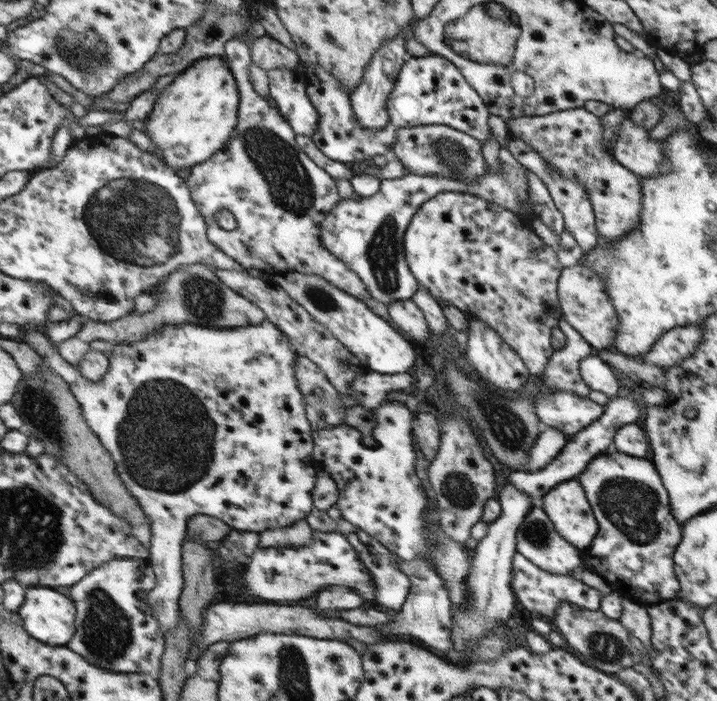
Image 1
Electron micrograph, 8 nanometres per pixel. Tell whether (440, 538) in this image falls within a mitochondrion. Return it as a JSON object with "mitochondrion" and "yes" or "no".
{"mitochondrion":"no"}

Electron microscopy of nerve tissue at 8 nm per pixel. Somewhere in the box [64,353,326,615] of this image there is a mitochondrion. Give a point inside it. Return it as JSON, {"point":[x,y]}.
{"point":[159,437]}

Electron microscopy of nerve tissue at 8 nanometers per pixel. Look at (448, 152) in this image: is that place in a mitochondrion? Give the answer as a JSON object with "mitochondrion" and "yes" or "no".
{"mitochondrion":"yes"}

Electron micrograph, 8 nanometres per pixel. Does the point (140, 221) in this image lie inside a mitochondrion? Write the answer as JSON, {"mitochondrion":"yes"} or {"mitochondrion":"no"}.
{"mitochondrion":"yes"}

